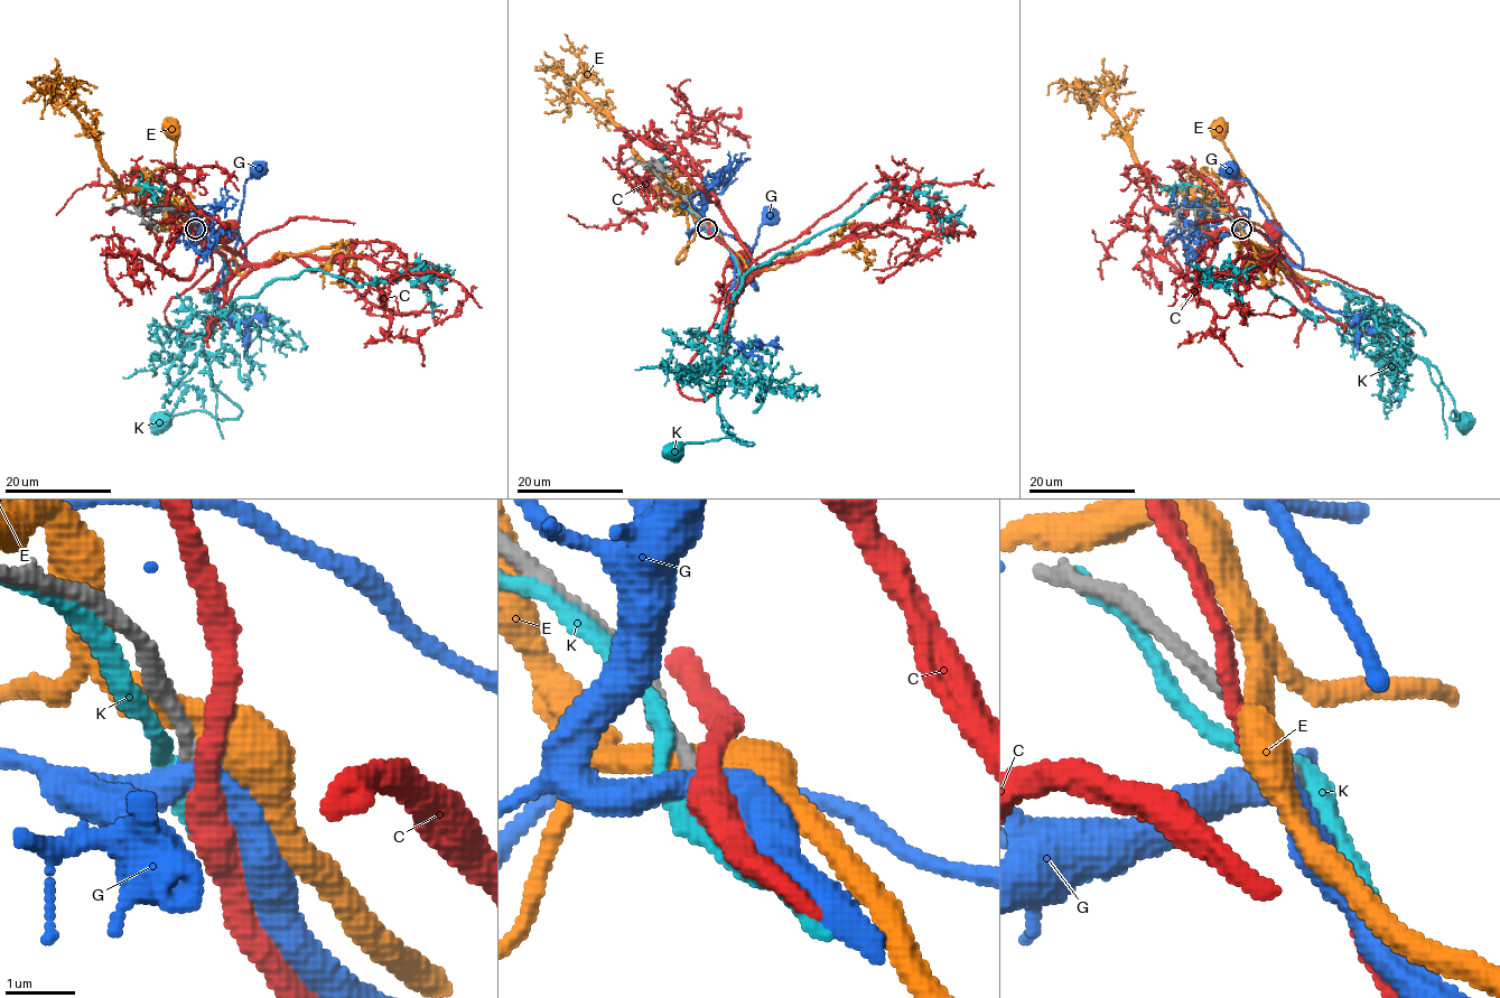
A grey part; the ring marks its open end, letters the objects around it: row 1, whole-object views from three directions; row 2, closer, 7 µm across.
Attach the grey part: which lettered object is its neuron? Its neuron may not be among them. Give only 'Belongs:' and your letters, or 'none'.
Belongs: C

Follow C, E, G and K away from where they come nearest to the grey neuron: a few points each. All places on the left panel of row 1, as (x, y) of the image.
C: (195, 226), (230, 280), (205, 336), (170, 327), (165, 308), (212, 270), (212, 246), (227, 230)
E: (194, 224), (182, 208), (119, 184), (102, 159), (98, 139), (67, 104), (72, 92), (62, 80), (52, 94)
G: (194, 229), (175, 224), (180, 208), (198, 206), (233, 230), (233, 263), (242, 267), (243, 185), (260, 170)
K: (194, 229), (227, 270), (213, 291), (203, 346), (210, 382), (241, 412), (220, 419), (194, 410), (159, 421)

